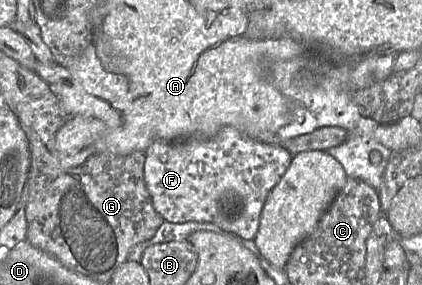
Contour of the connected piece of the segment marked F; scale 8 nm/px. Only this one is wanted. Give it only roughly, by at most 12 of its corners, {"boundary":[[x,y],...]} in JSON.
{"boundary":[[232,126],[156,140],[145,184],[165,221],[251,241],[293,157]]}

